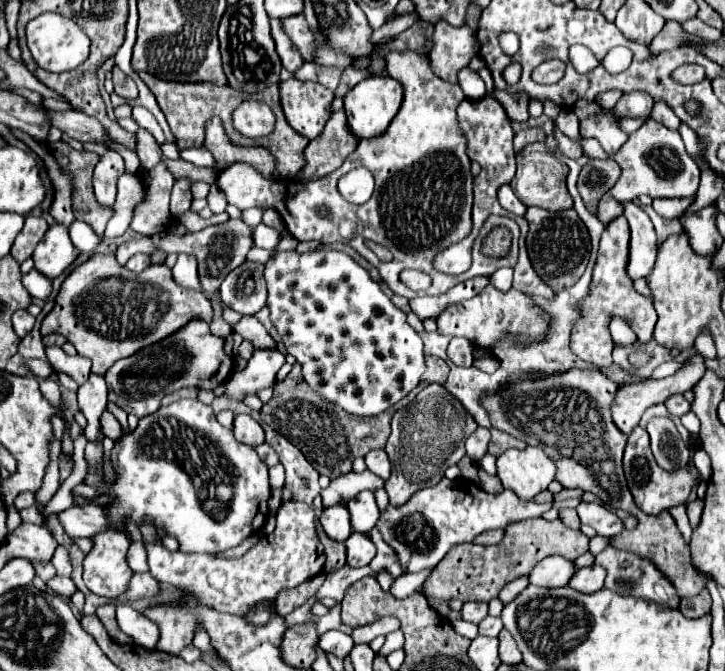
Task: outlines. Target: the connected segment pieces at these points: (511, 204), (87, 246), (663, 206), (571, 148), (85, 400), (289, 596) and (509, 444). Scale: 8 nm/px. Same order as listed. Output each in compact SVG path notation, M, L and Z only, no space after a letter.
M502 185L502 187L500 187L500 191L498 191L498 201L500 201L500 205L502 205L506 211L510 211L510 213L514 213L514 215L524 215L524 213L526 213L526 205L514 195L514 191L510 189L510 185Z
M74 221L68 227L68 231L70 231L70 239L72 239L74 247L78 247L78 251L82 251L84 255L94 253L98 249L98 245L102 245L102 241L104 241L104 237L94 233L94 229L84 221Z
M654 199L652 207L658 215L666 217L666 219L674 219L680 217L684 213L684 209L692 203L694 199Z
M554 127L554 139L556 139L558 149L560 149L560 153L562 153L562 155L566 155L566 157L570 157L570 159L576 159L576 157L580 157L580 155L582 155L580 145L578 145L576 141L568 139L562 131L558 131L558 127Z
M90 373L88 381L84 385L80 385L80 389L78 389L78 405L80 405L80 411L84 413L84 417L88 419L88 425L84 429L88 441L98 439L100 415L108 403L106 395L108 395L106 381L104 381L104 377L98 377L96 373Z
M320 573L318 577L314 579L308 579L306 583L302 583L300 587L296 589L290 589L290 591L280 591L278 597L276 597L276 603L278 603L278 615L288 615L292 613L296 607L304 605L312 595L316 595L316 591L320 589L320 585L324 583L326 575Z
M490 429L490 435L492 435L492 439L490 439L490 447L488 447L488 451L490 451L492 455L496 455L496 457L502 455L506 449L512 449L512 447L516 447L516 449L524 449L524 447L526 447L526 443L522 443L522 441L510 437L510 435L506 435L504 431Z

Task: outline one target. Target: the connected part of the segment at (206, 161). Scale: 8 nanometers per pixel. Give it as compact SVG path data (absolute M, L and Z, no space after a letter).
M198 147L198 149L182 149L180 151L180 157L184 161L190 161L190 163L200 165L200 167L212 167L214 165L214 159L210 157L210 151L206 151L204 147Z

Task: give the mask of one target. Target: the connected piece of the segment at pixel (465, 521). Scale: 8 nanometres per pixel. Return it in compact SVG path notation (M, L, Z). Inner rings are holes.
M458 477L456 481L442 479L434 487L426 487L414 493L404 505L388 505L380 513L376 527L382 533L382 539L396 551L402 569L406 573L412 573L422 569L434 569L452 545L470 543L476 535L488 529L506 529L516 521L540 517L550 507L552 503L538 505L534 501L522 501L510 489L492 495L474 485L472 481Z

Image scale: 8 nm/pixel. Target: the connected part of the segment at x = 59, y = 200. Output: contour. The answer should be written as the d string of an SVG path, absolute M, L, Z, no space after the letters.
M12 129L12 133L24 141L42 161L44 161L44 167L46 167L46 173L48 173L48 179L54 187L54 201L50 205L50 215L56 219L56 223L62 223L62 225L70 225L74 221L74 213L72 213L72 201L70 201L70 179L66 175L60 173L60 167L56 163L56 159L50 155L50 151L46 147L42 147L40 143L36 143L34 139L30 139L30 135L26 135L24 131L18 131L18 129Z

